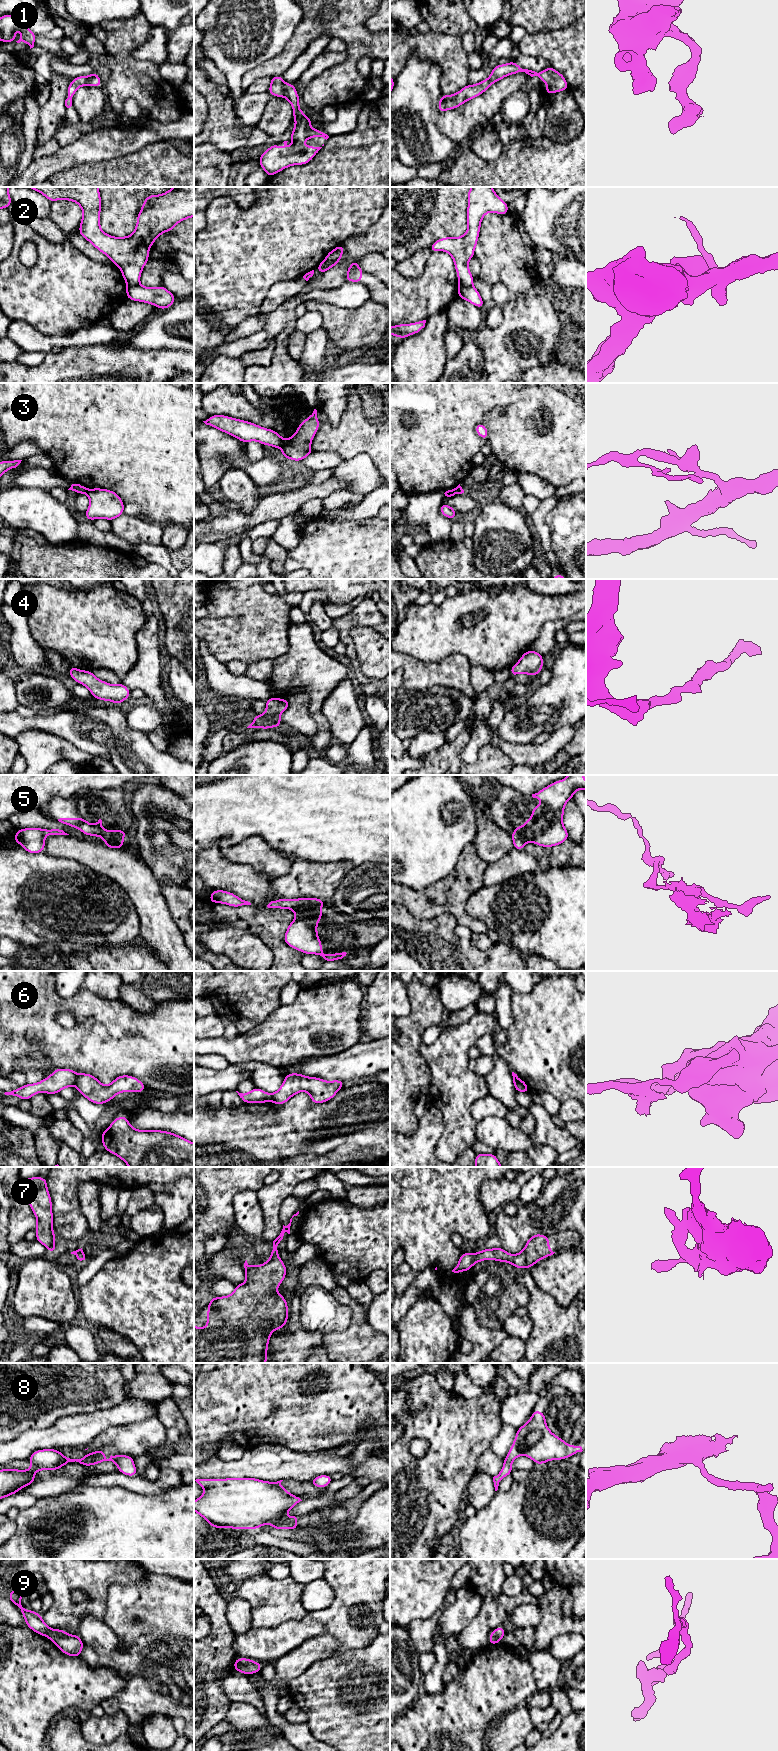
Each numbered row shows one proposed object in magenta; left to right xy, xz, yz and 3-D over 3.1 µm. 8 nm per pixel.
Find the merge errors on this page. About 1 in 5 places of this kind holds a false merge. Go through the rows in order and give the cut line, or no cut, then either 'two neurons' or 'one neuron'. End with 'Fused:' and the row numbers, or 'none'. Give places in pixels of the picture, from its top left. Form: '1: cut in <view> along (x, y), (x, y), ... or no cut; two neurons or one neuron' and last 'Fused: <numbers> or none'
1: no cut; one neuron
2: cut in yz along (459, 283), (465, 286), (471, 285); two neurons
3: cut in xz along (285, 441), (281, 447); two neurons
4: no cut; one neuron
5: cut in xz along (321, 904), (301, 904), (292, 909); two neurons
6: cut in xy along (78, 1074), (74, 1083); two neurons
7: no cut; one neuron
8: no cut; one neuron
9: no cut; one neuron
Fused: 2, 3, 5, 6

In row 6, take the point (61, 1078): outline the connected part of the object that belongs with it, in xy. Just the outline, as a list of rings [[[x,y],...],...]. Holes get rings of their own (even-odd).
[[[55,1069],[52,1074],[44,1078],[41,1082],[35,1084],[25,1084],[11,1092],[5,1092],[5,1095],[18,1096],[22,1100],[29,1100],[34,1094],[47,1093],[58,1094],[63,1088],[72,1087],[77,1078],[77,1073],[72,1069]]]

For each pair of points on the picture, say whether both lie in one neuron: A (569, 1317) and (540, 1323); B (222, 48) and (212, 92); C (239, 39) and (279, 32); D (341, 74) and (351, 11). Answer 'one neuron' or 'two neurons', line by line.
A: one neuron
B: two neurons
C: one neuron
D: one neuron

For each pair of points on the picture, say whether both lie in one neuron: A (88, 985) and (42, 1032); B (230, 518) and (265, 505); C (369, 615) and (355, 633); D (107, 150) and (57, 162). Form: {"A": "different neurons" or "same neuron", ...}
{"A": "different neurons", "B": "same neuron", "C": "different neurons", "D": "same neuron"}

